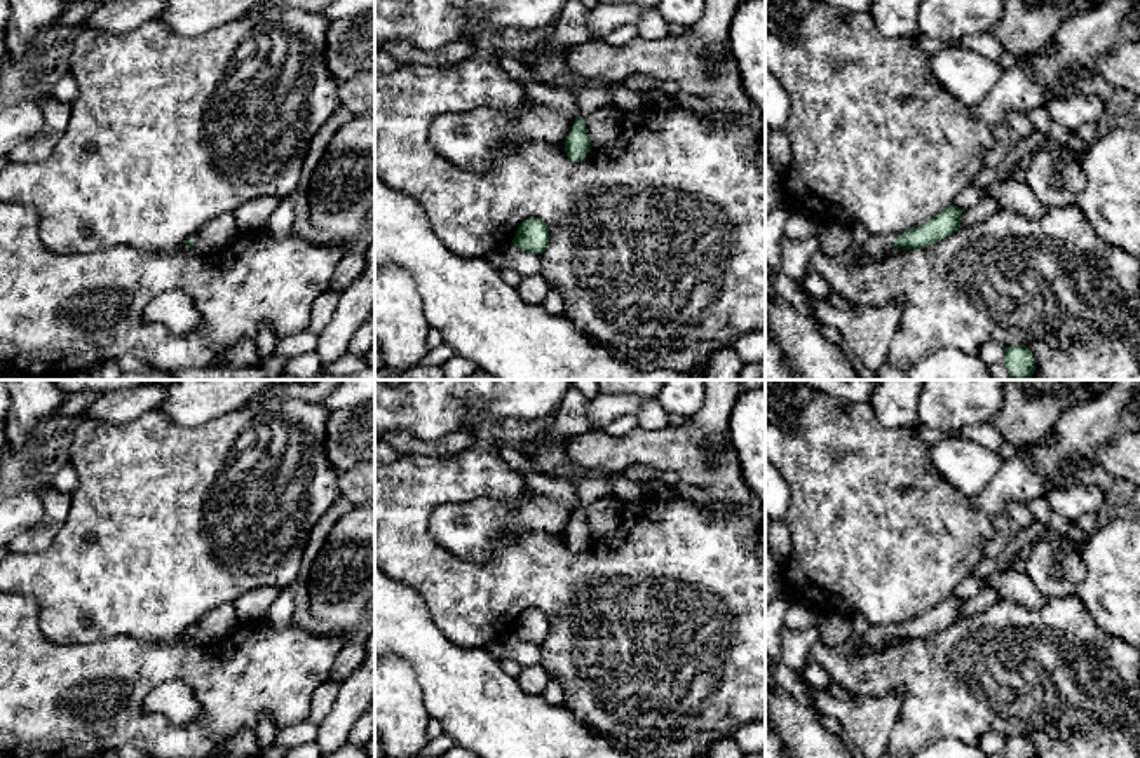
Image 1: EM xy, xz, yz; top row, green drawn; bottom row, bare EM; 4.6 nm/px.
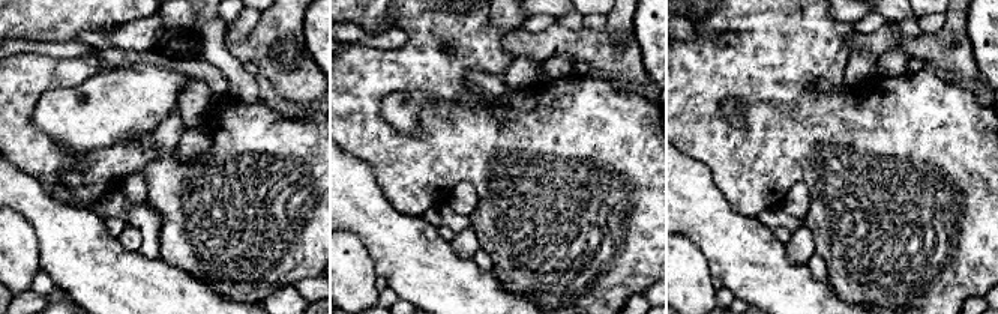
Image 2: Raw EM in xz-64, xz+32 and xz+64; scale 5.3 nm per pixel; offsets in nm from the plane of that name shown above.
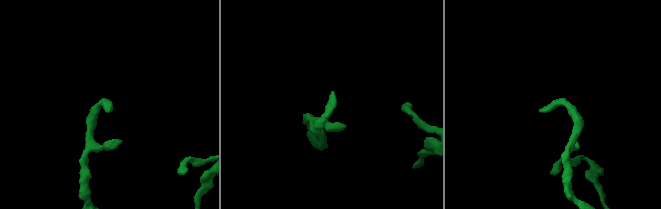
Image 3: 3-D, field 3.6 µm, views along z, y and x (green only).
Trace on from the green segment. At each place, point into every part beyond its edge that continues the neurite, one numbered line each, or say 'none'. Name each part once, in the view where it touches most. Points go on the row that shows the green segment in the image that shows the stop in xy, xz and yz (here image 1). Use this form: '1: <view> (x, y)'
1: yz (877, 246)

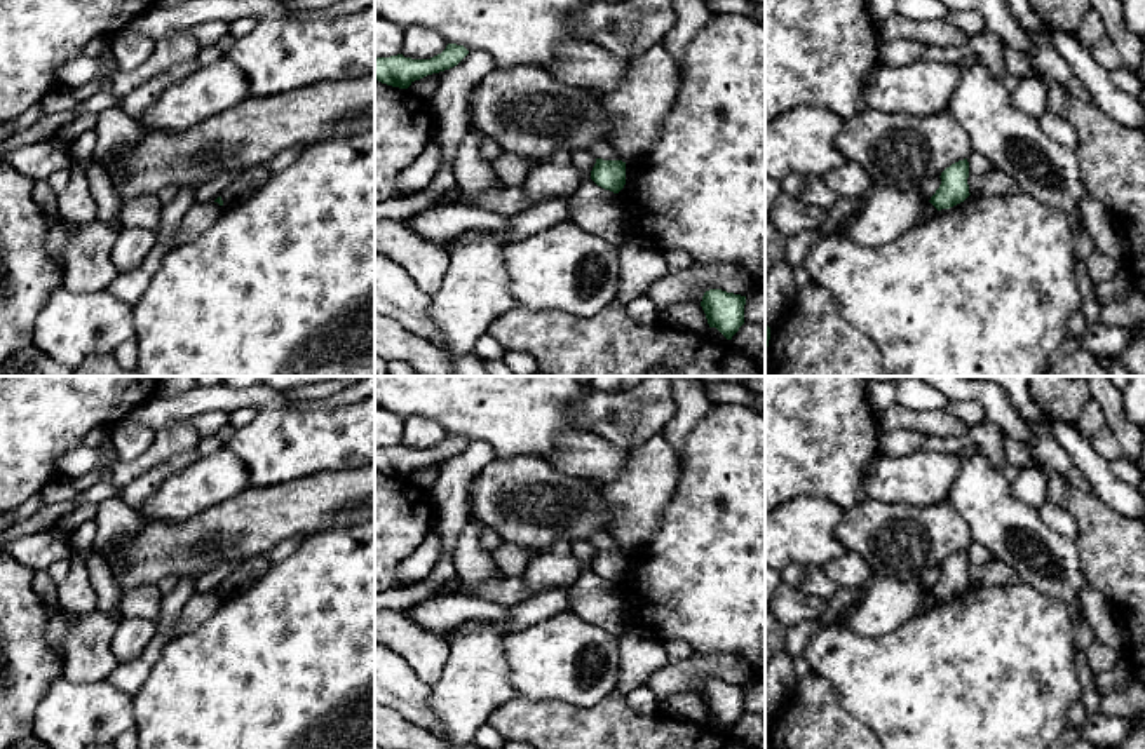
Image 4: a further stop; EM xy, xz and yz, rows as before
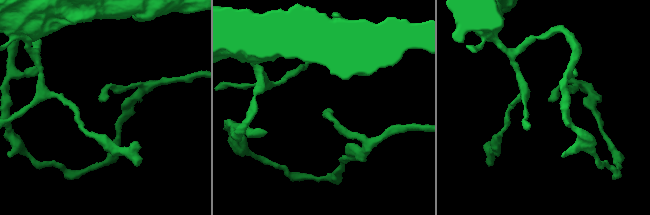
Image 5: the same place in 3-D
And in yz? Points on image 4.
none

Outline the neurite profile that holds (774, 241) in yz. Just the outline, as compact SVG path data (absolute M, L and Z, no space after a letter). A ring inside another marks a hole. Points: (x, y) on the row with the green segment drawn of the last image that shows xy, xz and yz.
M765 176L765 275L784 260L788 239L772 225L769 211L781 195L781 181Z

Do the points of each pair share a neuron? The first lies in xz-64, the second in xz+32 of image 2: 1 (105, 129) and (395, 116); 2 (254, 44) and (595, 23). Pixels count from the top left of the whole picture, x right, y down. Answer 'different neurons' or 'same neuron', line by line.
1: same neuron
2: different neurons

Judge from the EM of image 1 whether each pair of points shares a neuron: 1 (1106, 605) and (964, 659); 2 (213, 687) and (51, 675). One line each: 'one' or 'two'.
1: two
2: one

